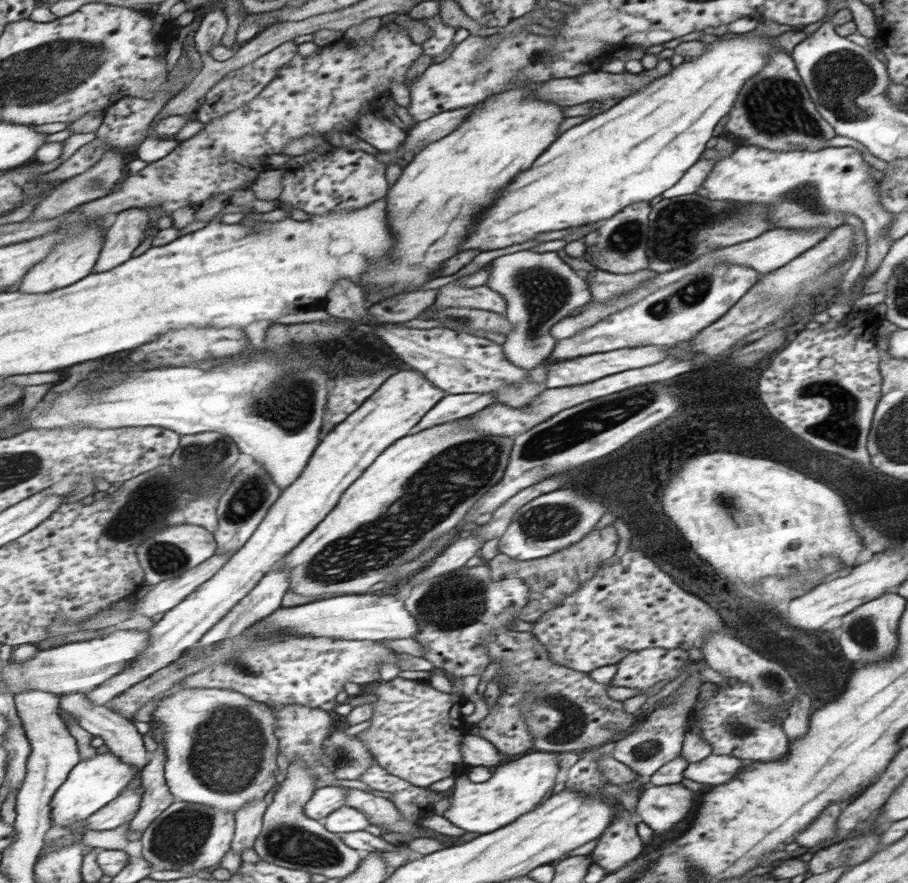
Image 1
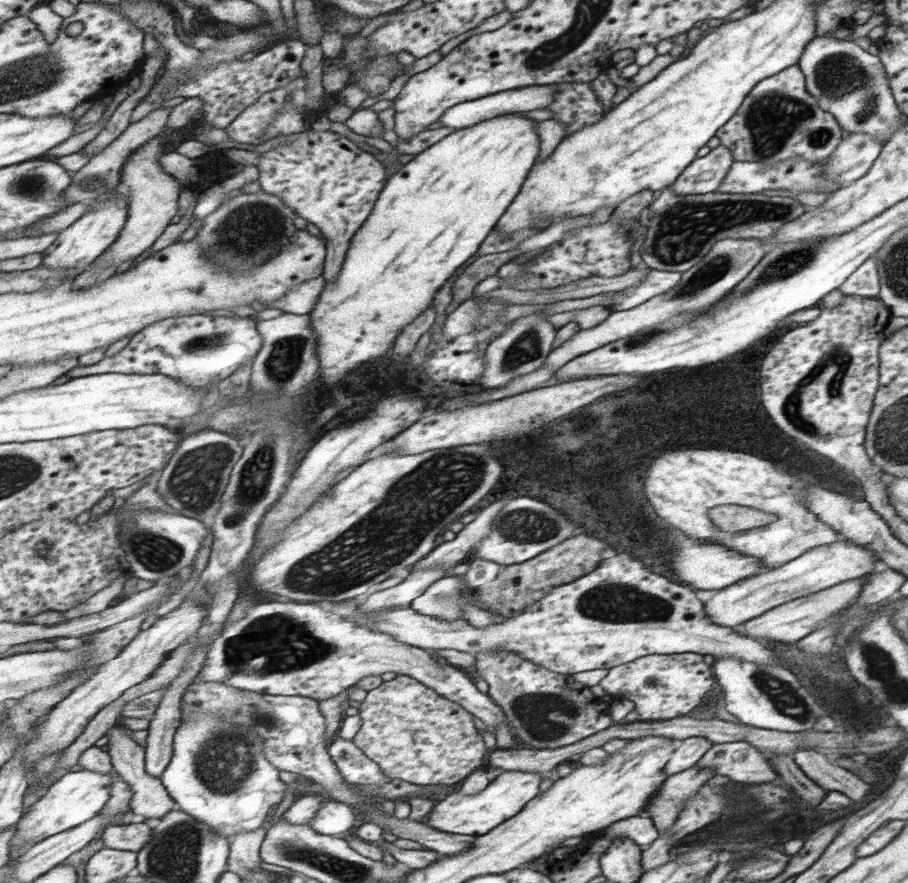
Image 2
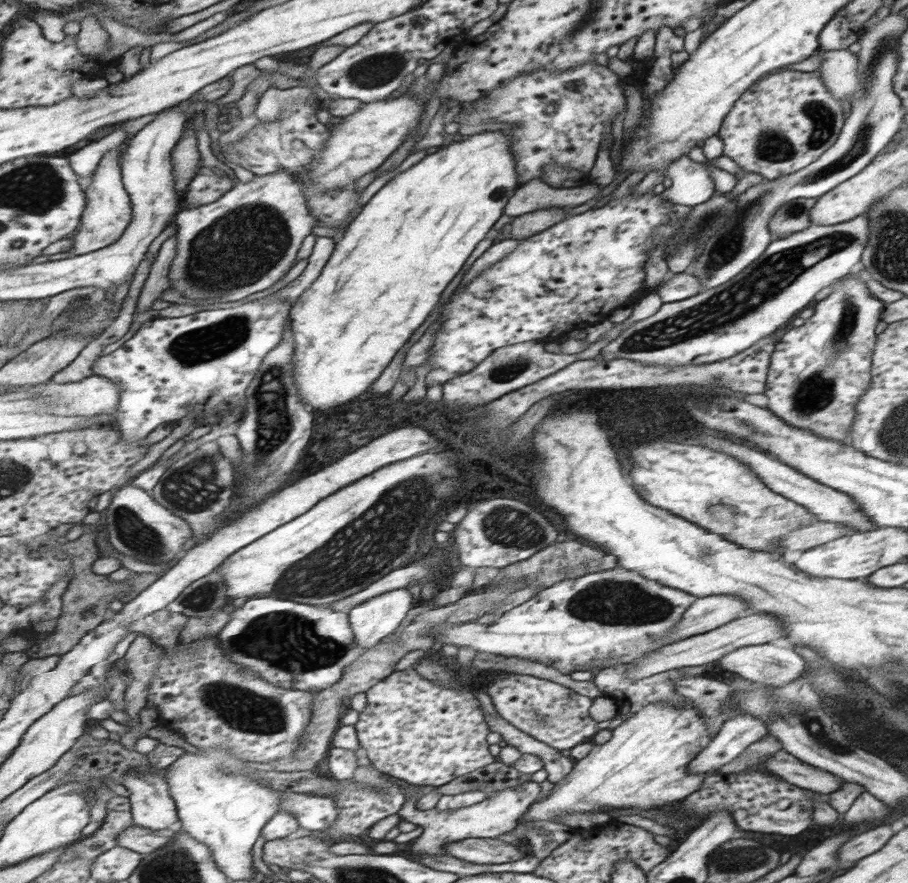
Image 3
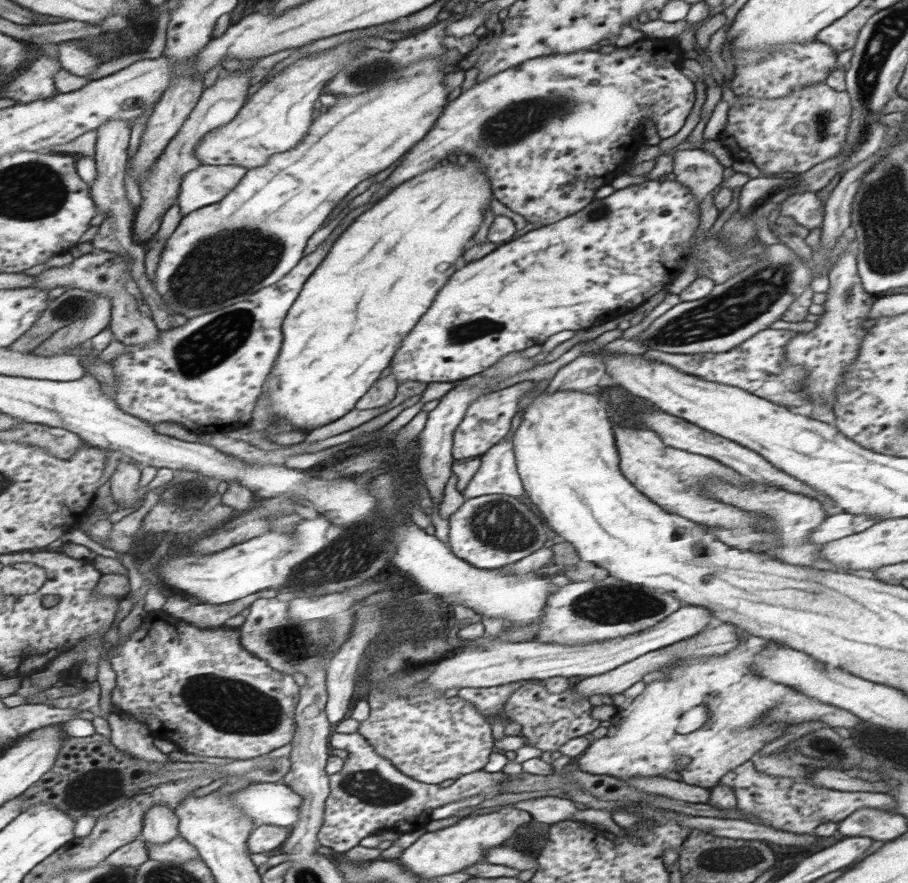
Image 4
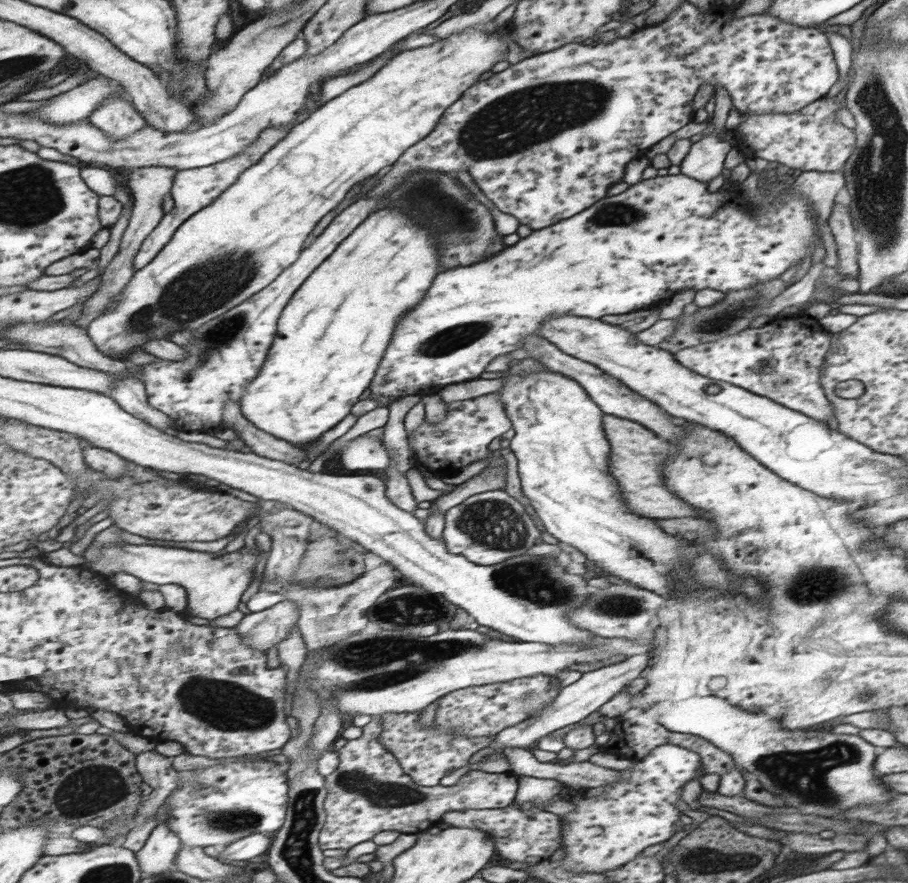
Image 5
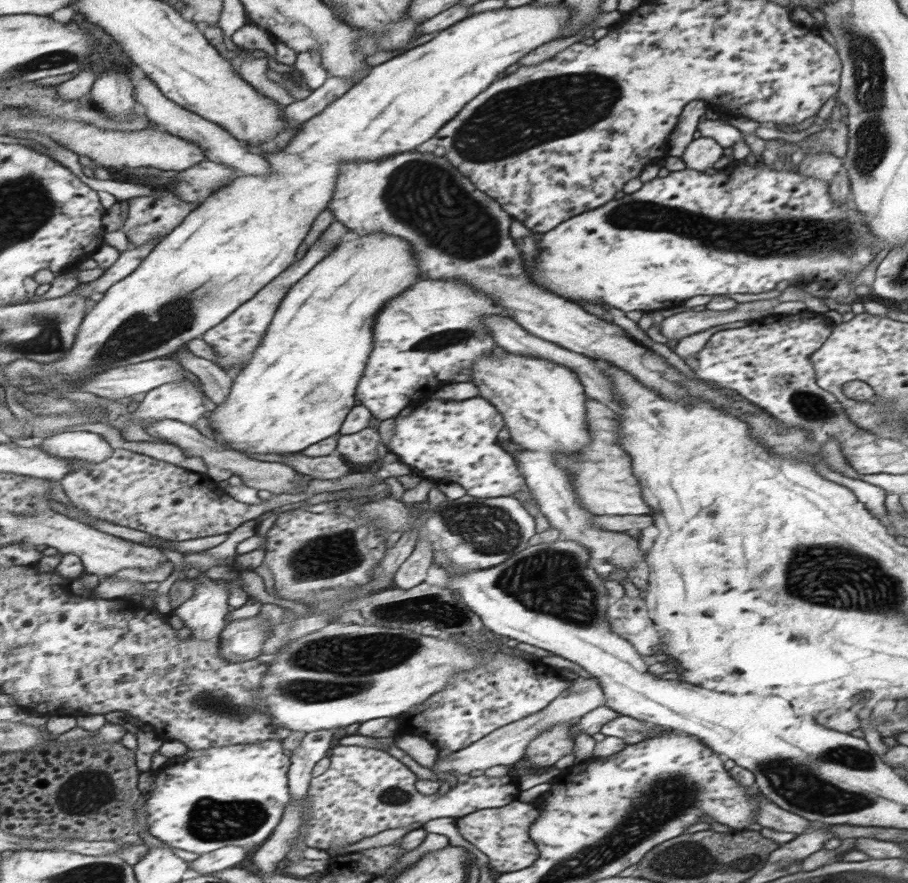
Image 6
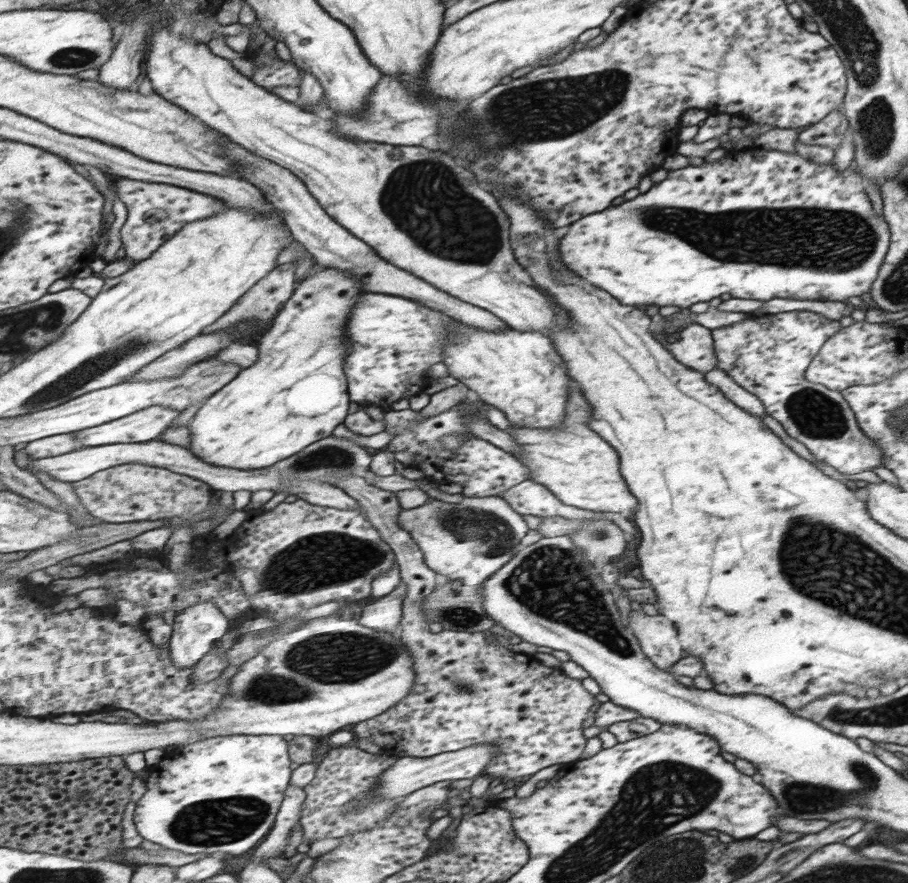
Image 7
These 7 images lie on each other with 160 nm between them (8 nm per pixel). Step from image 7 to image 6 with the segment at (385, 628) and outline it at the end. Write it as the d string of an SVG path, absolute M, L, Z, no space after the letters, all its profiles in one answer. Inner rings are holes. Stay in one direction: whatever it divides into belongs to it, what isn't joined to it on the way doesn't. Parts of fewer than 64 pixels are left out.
M425 539L417 540L413 554L405 560L394 576L394 584L402 589L409 590L425 583L427 570L433 562L433 545Z

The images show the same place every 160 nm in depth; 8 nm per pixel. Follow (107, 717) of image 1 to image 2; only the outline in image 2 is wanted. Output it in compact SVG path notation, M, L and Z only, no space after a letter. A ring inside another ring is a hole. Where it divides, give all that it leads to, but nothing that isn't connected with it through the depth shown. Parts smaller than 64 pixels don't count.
M120 724L115 725L109 732L110 741L108 742L109 754L112 756L114 770L119 774L119 778L129 784L133 791L133 797L129 803L136 820L148 823L157 823L169 811L177 808L175 799L169 794L159 776L151 776L146 771L146 747L141 746L132 735L132 730Z

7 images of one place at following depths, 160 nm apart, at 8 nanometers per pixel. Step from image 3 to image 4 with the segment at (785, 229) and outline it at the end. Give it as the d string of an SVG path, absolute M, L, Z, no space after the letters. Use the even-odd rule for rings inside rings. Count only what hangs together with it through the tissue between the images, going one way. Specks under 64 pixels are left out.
M804 190L790 194L785 200L780 202L778 215L787 216L795 221L795 224L807 228L809 231L822 223L823 208L821 199L816 192Z

